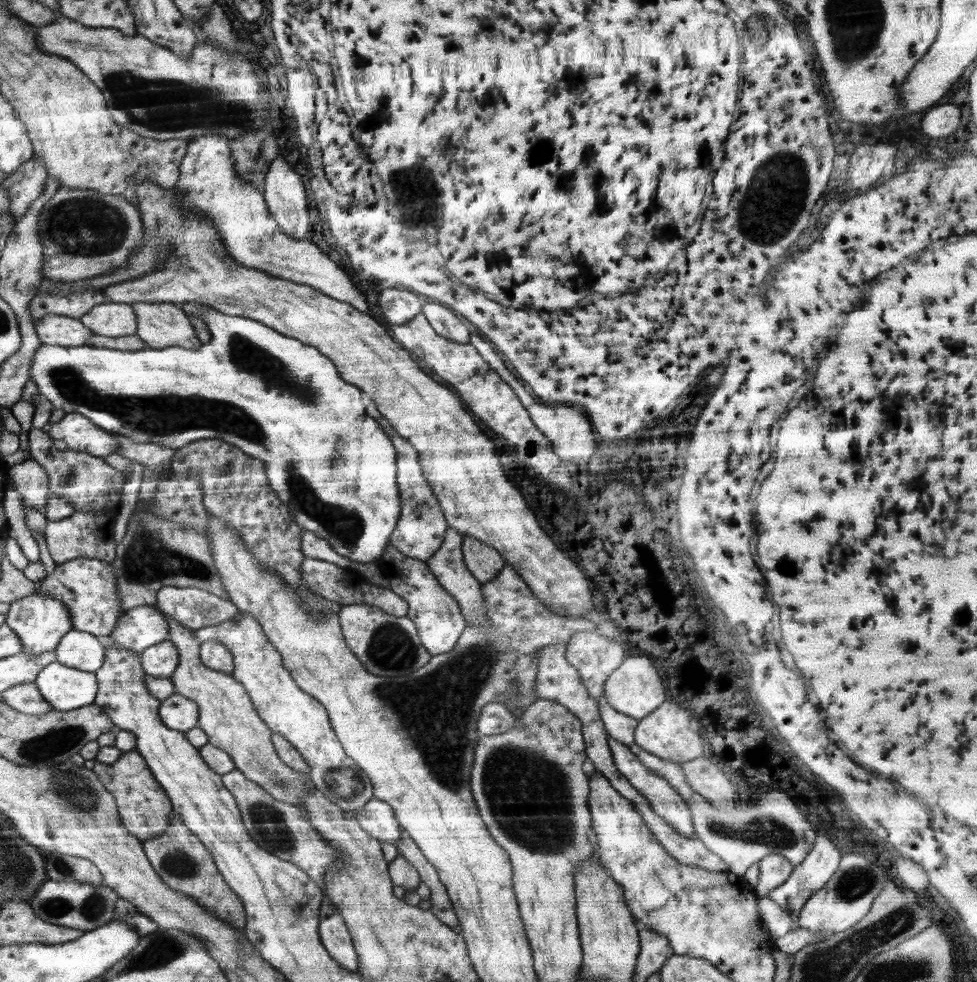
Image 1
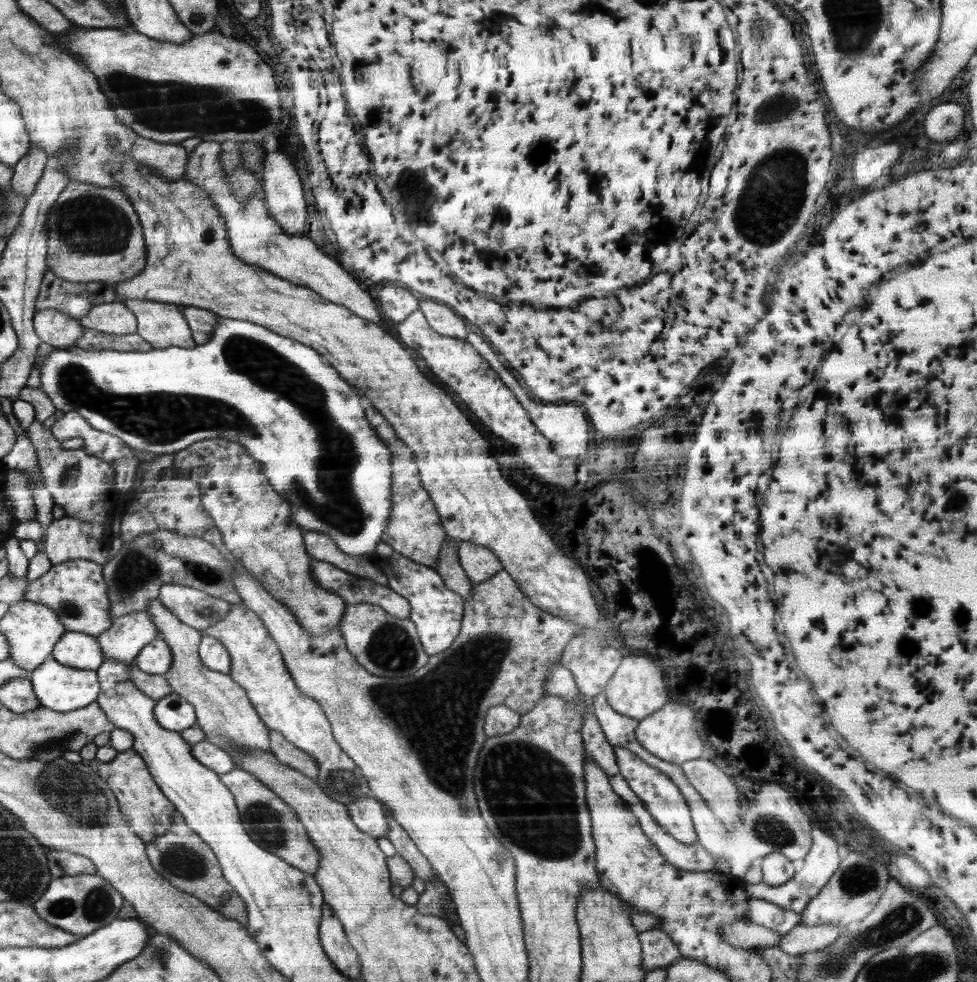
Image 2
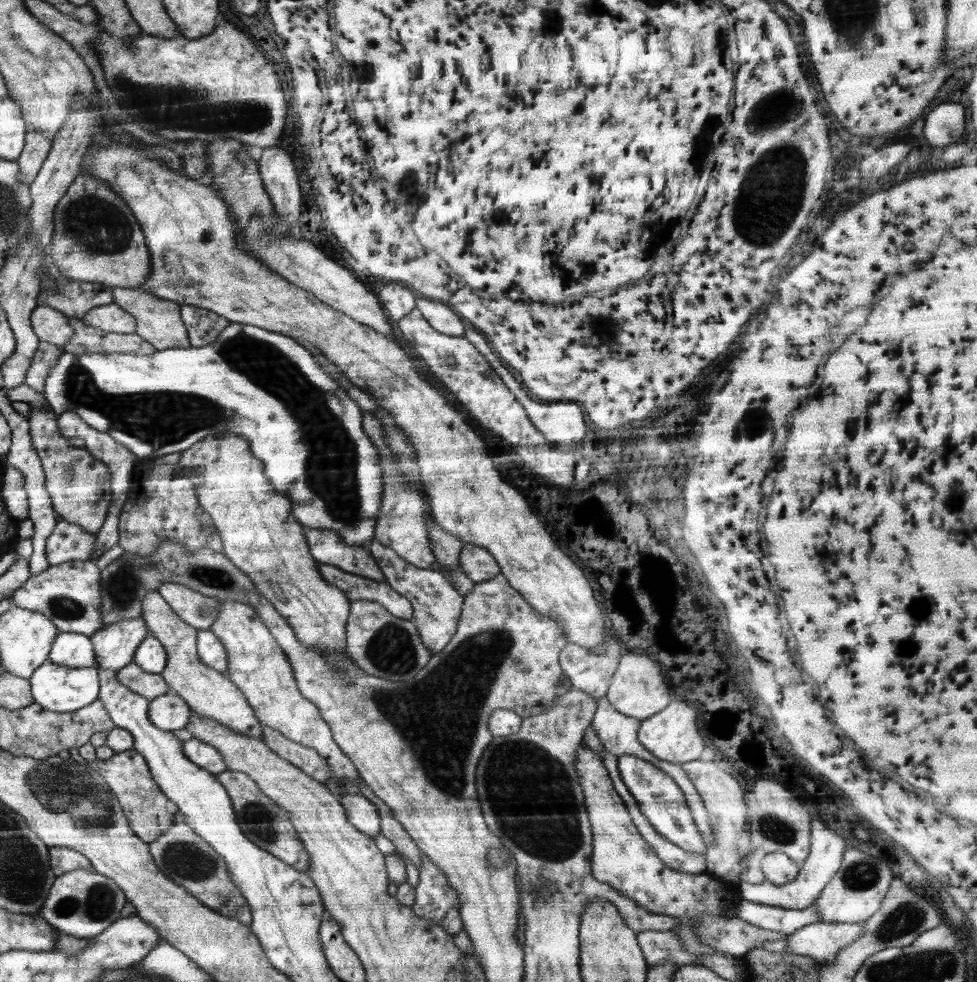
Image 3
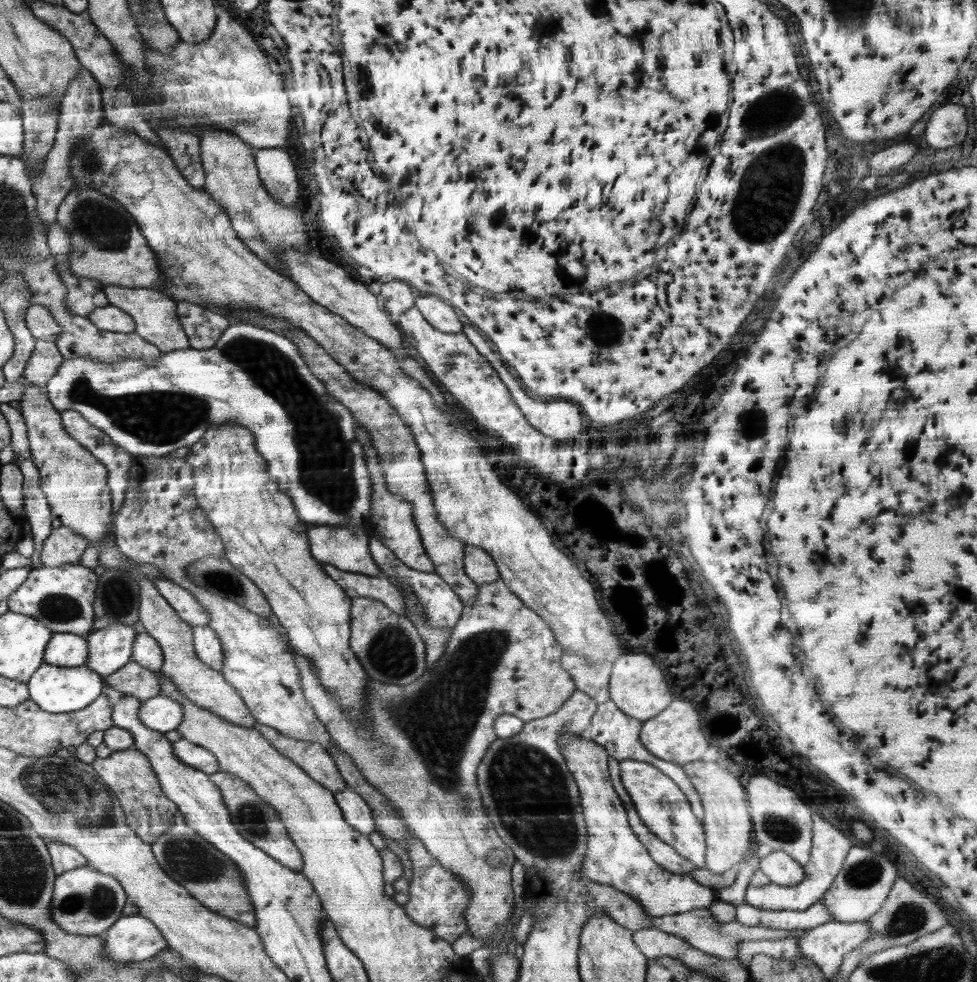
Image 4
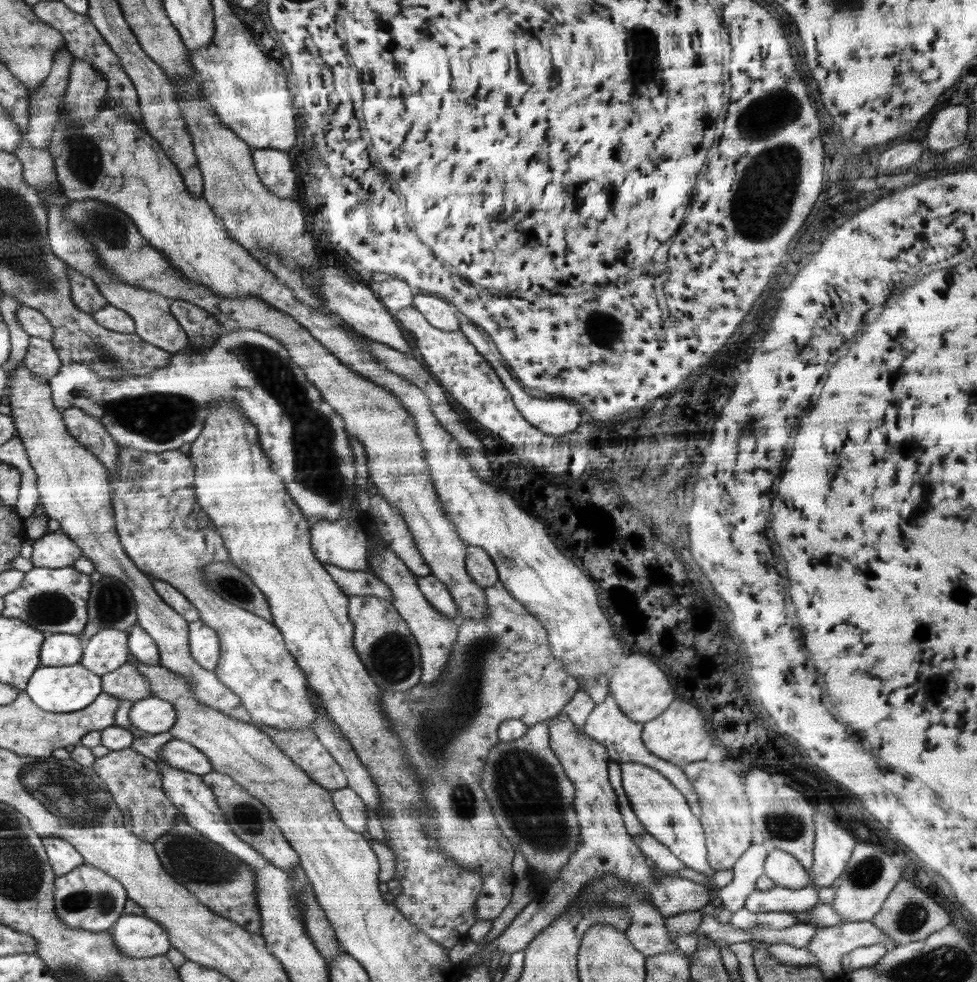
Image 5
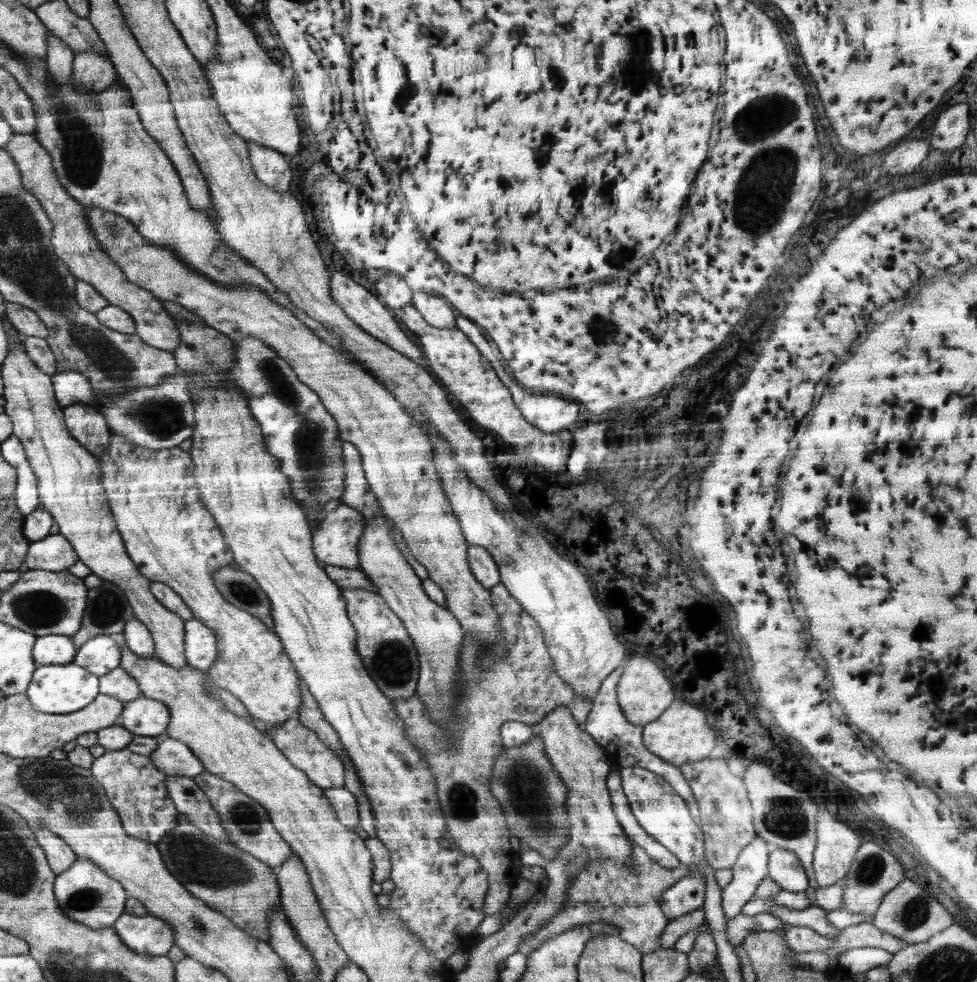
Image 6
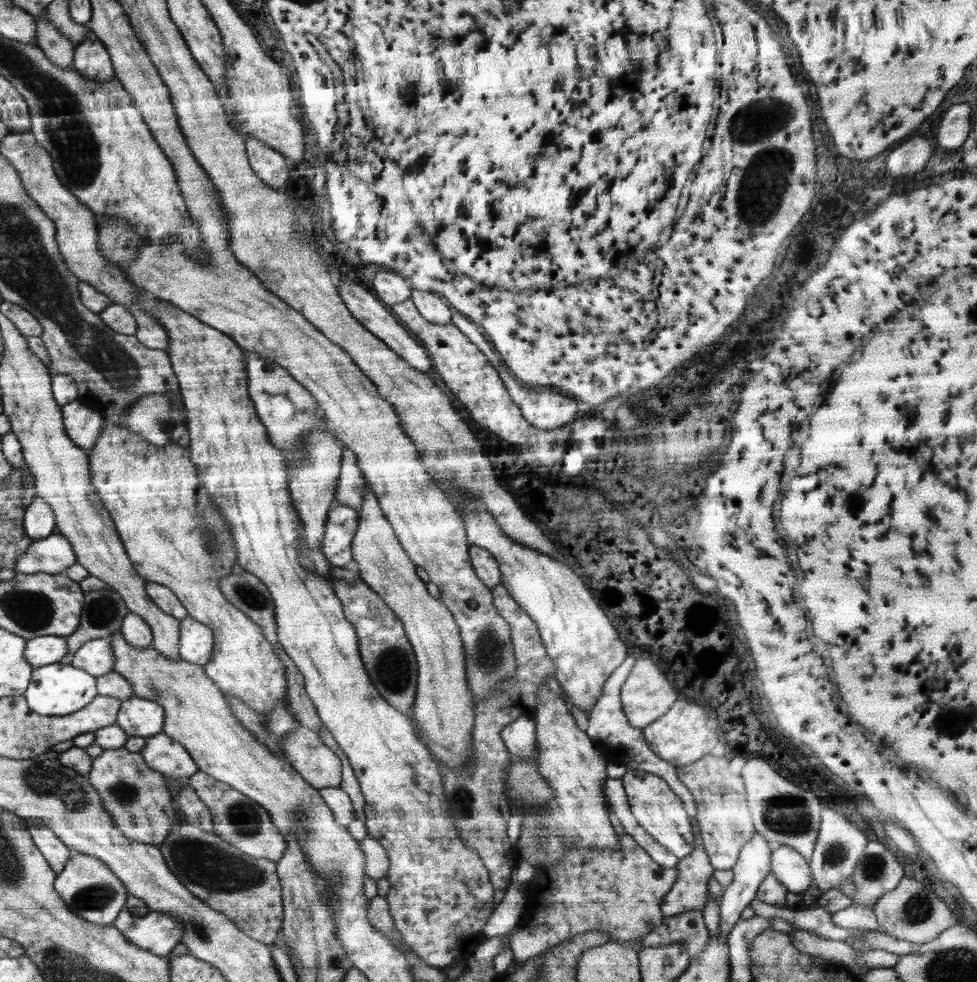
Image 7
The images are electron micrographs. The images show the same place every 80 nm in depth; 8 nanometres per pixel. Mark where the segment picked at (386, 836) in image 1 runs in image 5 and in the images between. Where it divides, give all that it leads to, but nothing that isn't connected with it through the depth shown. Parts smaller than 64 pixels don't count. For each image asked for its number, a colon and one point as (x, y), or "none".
2: (369, 814)
3: (361, 812)
4: (356, 812)
5: (351, 809)

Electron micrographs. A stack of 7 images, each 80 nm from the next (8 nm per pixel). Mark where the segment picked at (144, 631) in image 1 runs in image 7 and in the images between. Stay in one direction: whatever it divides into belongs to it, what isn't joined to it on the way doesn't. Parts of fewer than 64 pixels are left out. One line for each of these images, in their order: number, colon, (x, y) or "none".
2: (129, 635)
3: (115, 645)
4: (110, 649)
5: (106, 651)
6: (103, 653)
7: (97, 657)

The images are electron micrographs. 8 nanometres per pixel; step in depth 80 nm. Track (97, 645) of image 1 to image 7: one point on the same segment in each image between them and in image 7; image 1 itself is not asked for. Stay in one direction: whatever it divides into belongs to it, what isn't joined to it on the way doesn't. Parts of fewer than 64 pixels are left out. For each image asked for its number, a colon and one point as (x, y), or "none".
2: (75, 649)
3: (70, 649)
4: (64, 649)
5: (61, 649)
6: (53, 649)
7: (44, 650)

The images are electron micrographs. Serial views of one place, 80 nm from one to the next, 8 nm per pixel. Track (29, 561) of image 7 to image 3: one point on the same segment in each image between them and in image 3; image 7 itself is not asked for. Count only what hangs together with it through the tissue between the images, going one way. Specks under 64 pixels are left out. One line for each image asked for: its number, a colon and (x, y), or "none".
3: (67, 542)
4: (64, 545)
5: (54, 550)
6: (54, 553)

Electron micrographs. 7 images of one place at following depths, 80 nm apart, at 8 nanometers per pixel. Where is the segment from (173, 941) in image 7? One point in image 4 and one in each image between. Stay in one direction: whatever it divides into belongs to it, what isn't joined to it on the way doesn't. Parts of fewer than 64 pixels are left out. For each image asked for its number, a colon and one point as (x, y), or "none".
4: (133, 938)
5: (137, 936)
6: (150, 935)

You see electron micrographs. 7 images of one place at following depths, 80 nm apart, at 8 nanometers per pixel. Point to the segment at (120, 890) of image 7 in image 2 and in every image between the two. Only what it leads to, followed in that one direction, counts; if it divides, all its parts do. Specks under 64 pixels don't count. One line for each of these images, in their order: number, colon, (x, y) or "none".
2: (81, 904)
3: (83, 903)
4: (88, 902)
5: (88, 898)
6: (86, 893)

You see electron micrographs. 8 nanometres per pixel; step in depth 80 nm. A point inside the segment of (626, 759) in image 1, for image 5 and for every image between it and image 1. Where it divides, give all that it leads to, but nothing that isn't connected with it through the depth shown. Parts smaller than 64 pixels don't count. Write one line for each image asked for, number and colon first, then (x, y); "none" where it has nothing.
2: (668, 807)
3: (662, 802)
4: (661, 805)
5: (665, 813)

